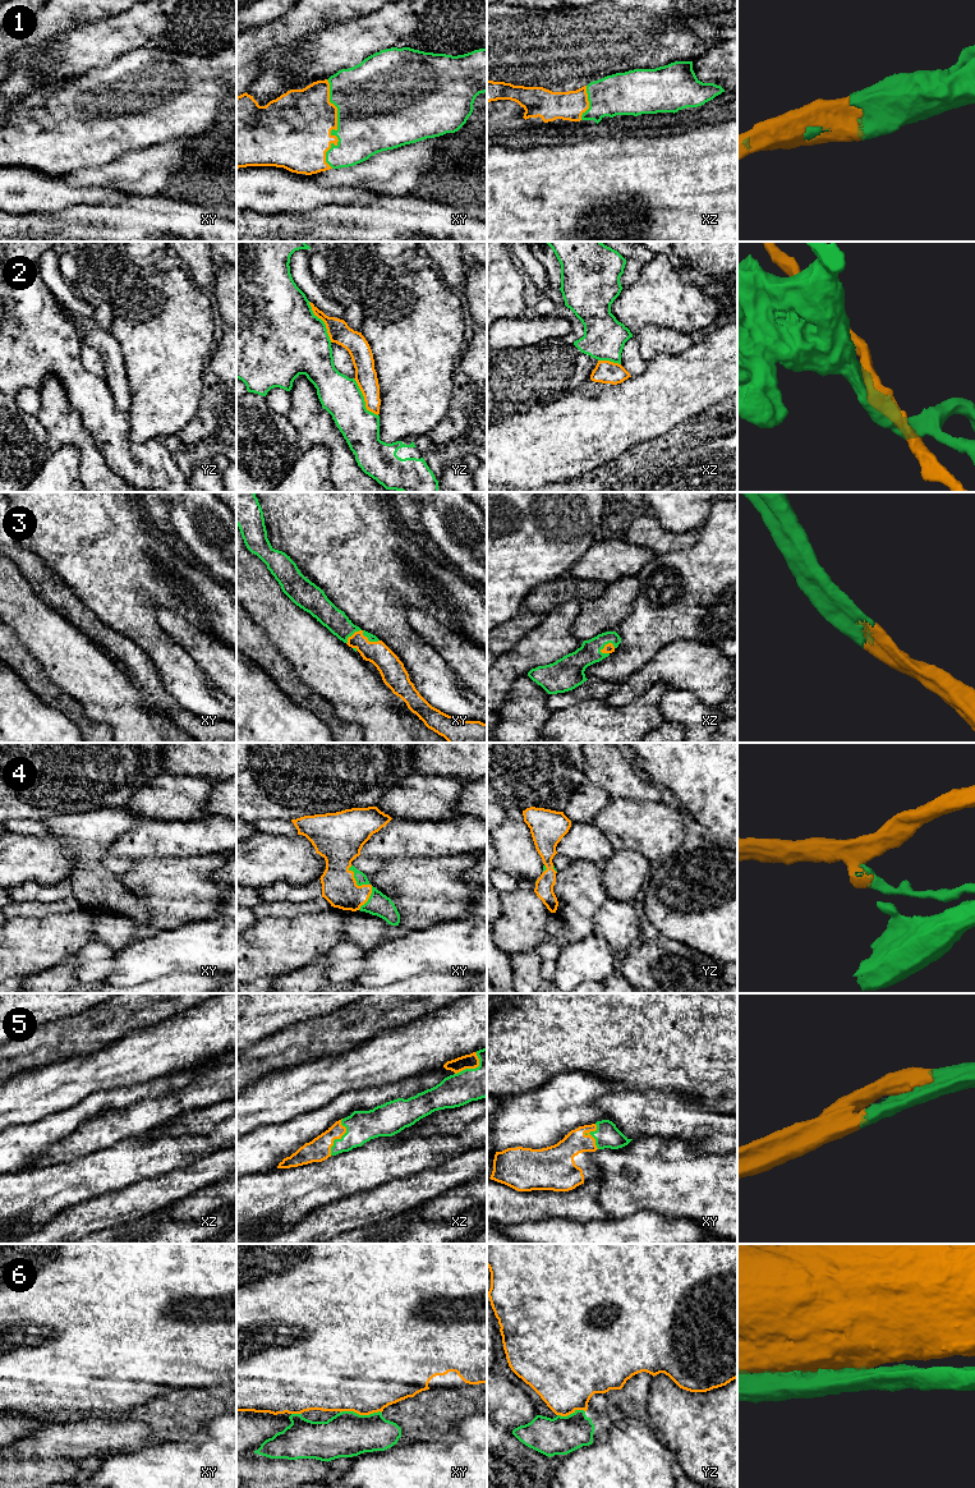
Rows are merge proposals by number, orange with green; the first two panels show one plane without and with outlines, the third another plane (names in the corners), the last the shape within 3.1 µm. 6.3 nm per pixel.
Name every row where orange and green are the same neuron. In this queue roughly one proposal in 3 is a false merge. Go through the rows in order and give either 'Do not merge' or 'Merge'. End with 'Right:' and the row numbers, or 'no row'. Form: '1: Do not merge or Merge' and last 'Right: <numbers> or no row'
1: Merge
2: Do not merge
3: Merge
4: Merge
5: Merge
6: Do not merge
Right: 1, 3, 4, 5

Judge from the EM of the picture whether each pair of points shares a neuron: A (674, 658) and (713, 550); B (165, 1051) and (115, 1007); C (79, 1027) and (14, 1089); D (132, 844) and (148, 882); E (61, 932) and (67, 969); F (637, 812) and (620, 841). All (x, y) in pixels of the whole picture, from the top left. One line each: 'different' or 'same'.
A: different
B: different
C: different
D: different
E: different
F: same

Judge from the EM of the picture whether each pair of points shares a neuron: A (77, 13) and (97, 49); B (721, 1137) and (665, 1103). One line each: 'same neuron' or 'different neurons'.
A: different neurons
B: same neuron

